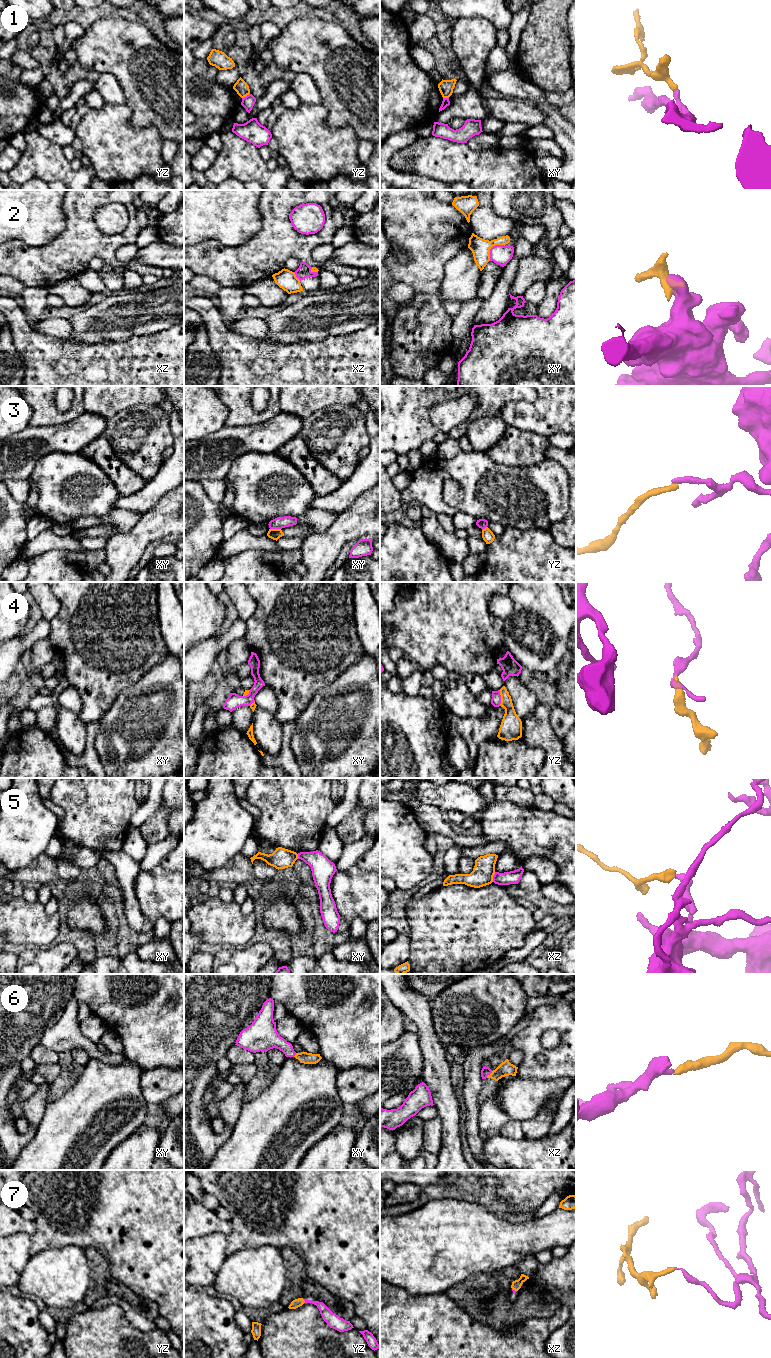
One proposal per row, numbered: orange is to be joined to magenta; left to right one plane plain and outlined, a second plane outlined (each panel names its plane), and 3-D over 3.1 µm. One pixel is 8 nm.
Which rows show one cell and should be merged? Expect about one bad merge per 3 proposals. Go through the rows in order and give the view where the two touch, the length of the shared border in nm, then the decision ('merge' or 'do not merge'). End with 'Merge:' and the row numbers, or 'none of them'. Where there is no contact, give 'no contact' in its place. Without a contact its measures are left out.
1: meets magenta in yz; contact 80 nm long; do not merge
2: meets magenta in xy; contact 170 nm long; do not merge
3: meets magenta in xy; contact 90 nm long; do not merge
4: meets magenta in yz; contact 130 nm long; do not merge
5: meets magenta in xz; contact 80 nm long; do not merge
6: meets magenta in xz; contact 80 nm long; merge
7: meets magenta in yz; contact 40 nm long; merge
Merge: 6, 7

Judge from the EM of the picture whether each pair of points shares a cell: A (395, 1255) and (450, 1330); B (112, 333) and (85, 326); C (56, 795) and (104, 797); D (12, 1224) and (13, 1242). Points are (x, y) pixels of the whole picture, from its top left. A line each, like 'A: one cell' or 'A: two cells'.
A: two cells
B: one cell
C: one cell
D: two cells

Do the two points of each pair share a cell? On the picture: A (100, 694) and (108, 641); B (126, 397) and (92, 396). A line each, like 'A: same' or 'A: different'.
A: same
B: same

